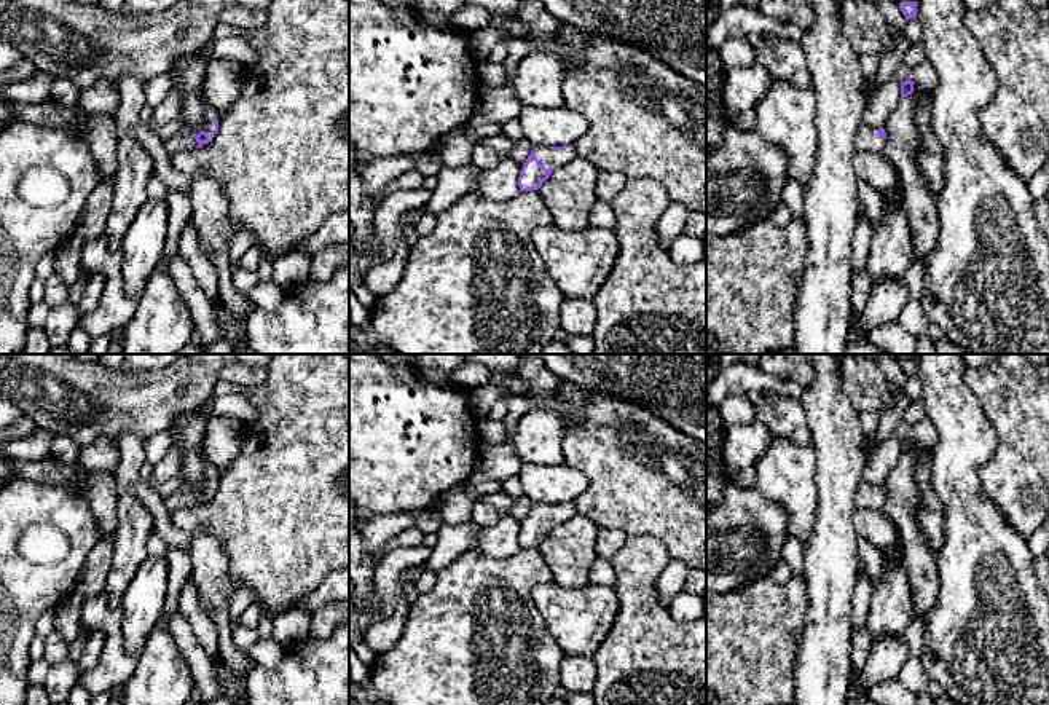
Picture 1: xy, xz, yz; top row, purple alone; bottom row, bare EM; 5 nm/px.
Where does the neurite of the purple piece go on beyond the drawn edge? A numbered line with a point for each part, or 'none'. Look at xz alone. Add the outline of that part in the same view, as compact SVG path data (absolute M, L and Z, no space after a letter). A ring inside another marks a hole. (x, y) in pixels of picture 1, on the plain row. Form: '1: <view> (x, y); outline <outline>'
1: xz (549, 515); outline M569 502L564 504L563 507L552 507L547 504L534 504L534 510L536 510L539 520L545 526L552 526L552 528L571 520L577 514L574 506Z

